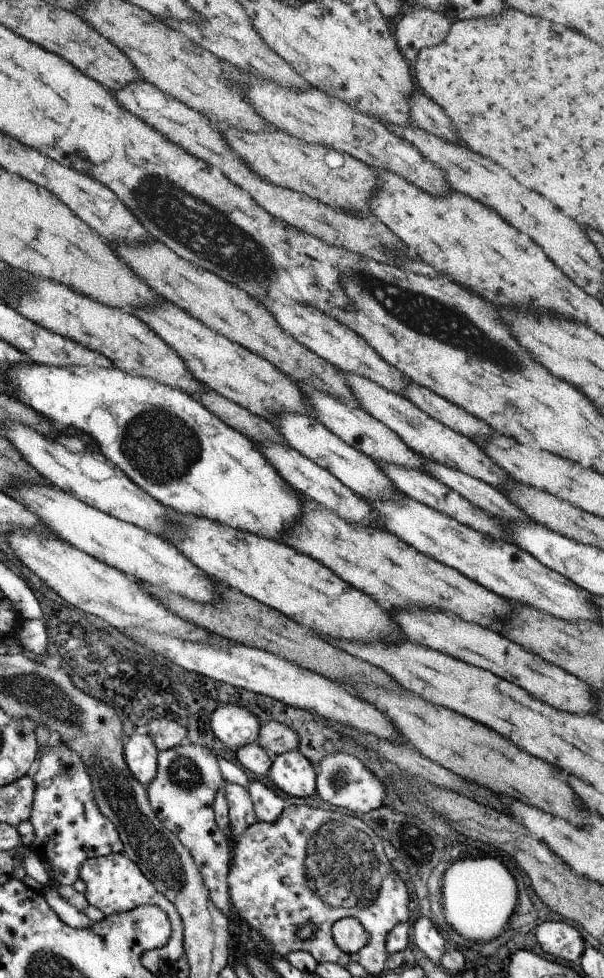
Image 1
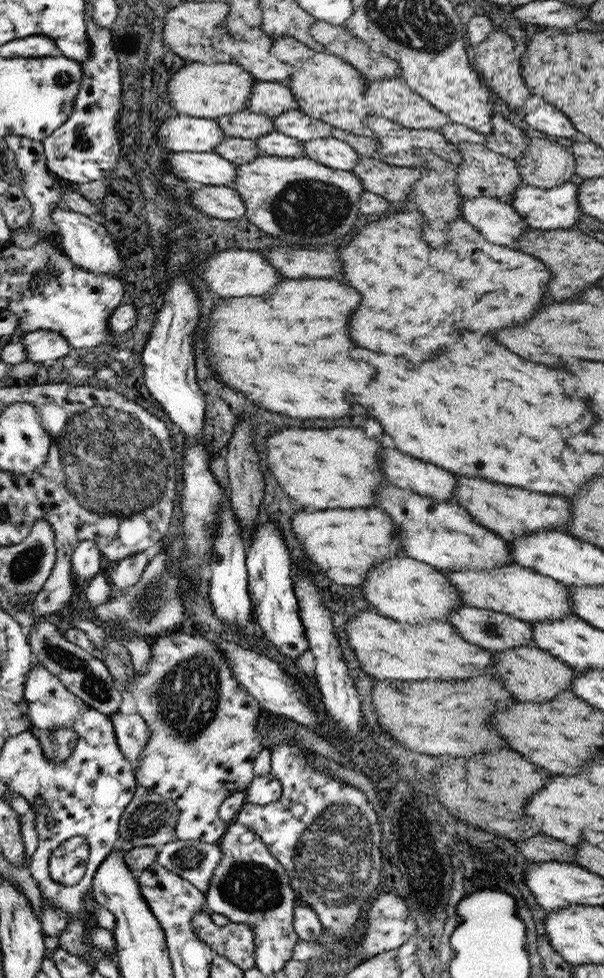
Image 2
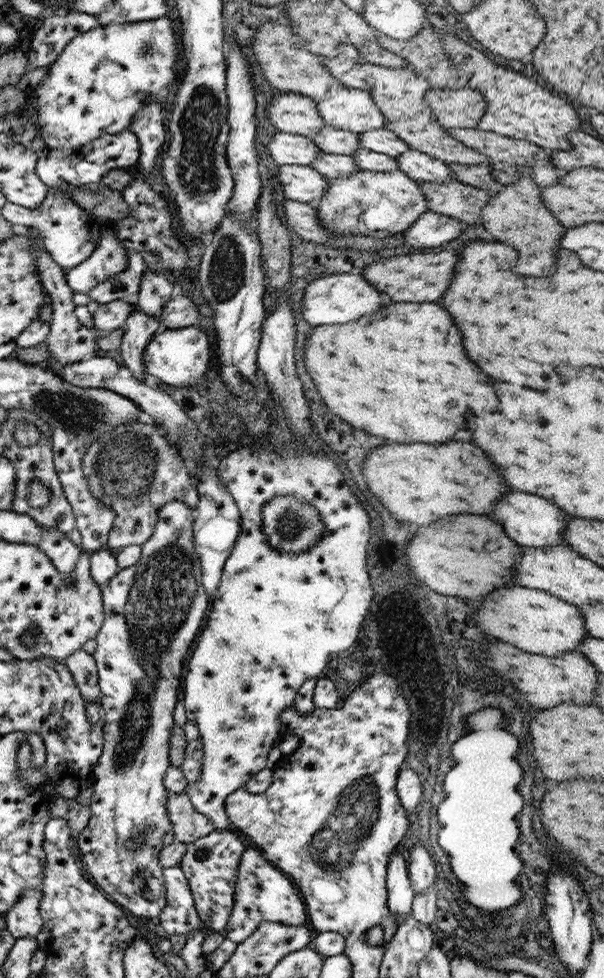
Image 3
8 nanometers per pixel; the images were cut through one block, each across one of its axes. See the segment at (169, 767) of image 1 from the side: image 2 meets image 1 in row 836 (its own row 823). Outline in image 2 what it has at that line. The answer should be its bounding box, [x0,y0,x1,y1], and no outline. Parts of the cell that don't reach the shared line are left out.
[124,632,266,843]

